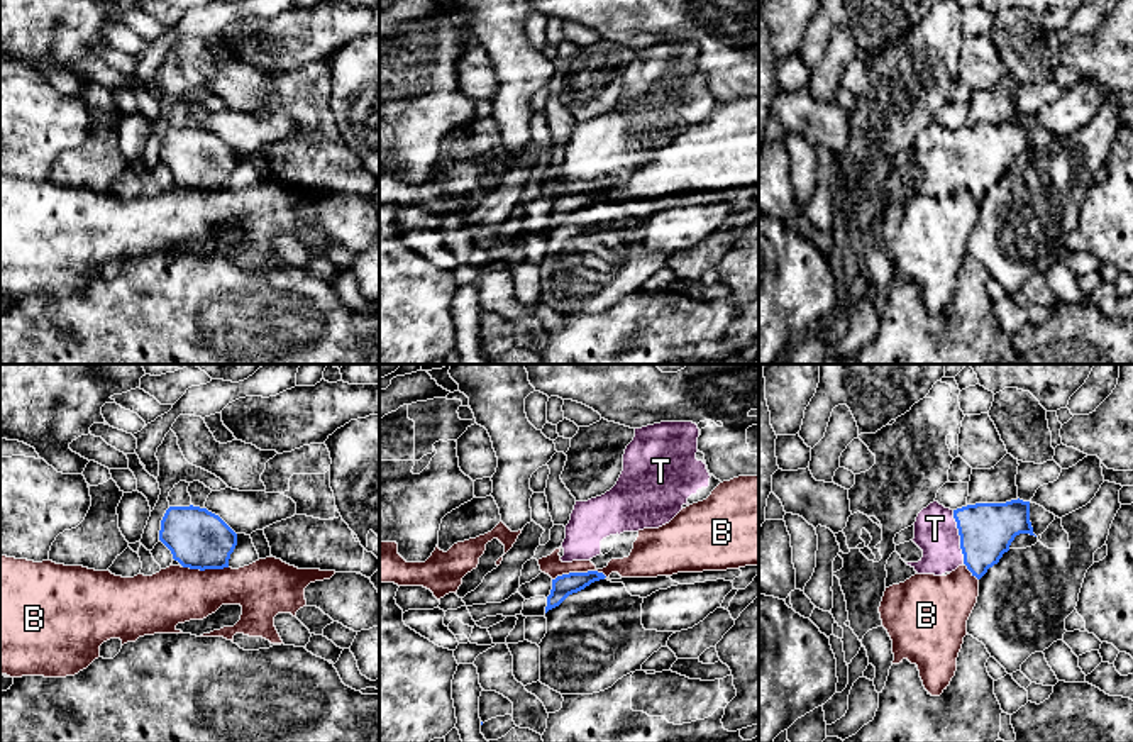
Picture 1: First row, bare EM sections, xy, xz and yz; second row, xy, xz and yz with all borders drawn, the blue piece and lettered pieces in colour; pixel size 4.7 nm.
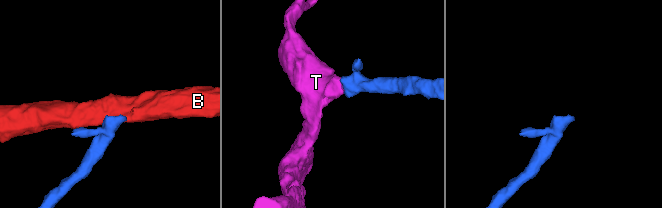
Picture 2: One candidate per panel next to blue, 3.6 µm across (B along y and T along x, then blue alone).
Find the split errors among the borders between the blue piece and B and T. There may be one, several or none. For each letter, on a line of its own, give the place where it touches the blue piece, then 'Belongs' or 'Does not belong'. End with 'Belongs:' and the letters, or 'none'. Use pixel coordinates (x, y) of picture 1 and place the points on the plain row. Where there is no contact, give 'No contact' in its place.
B: Touches blue at xz (580, 193). Does not belong
T: Touches blue at yz (961, 158). Belongs
Belongs: T

